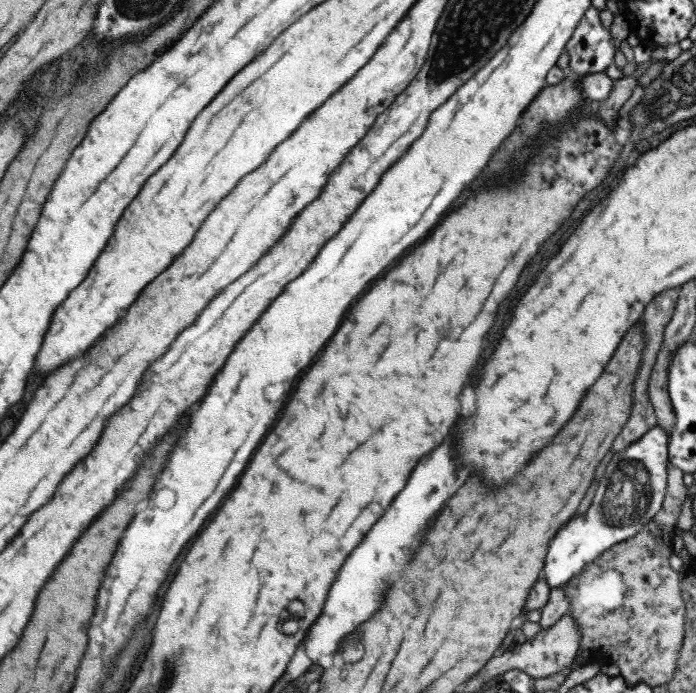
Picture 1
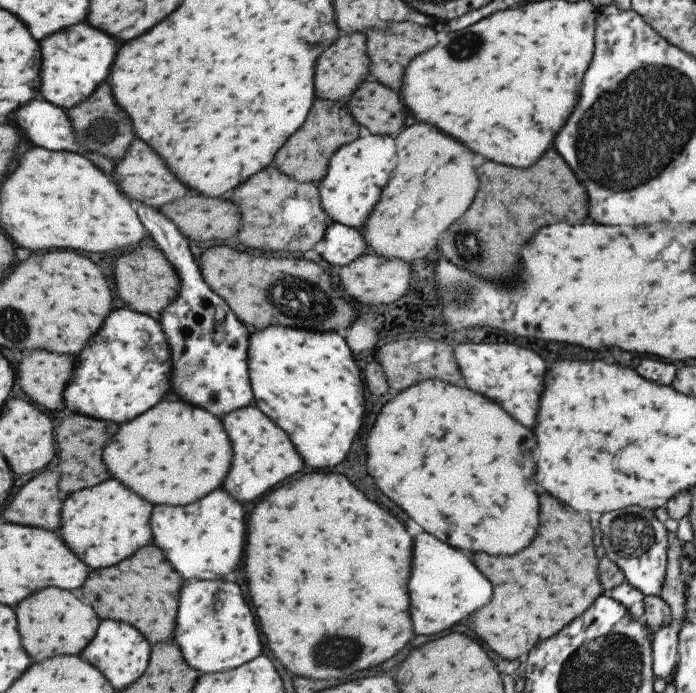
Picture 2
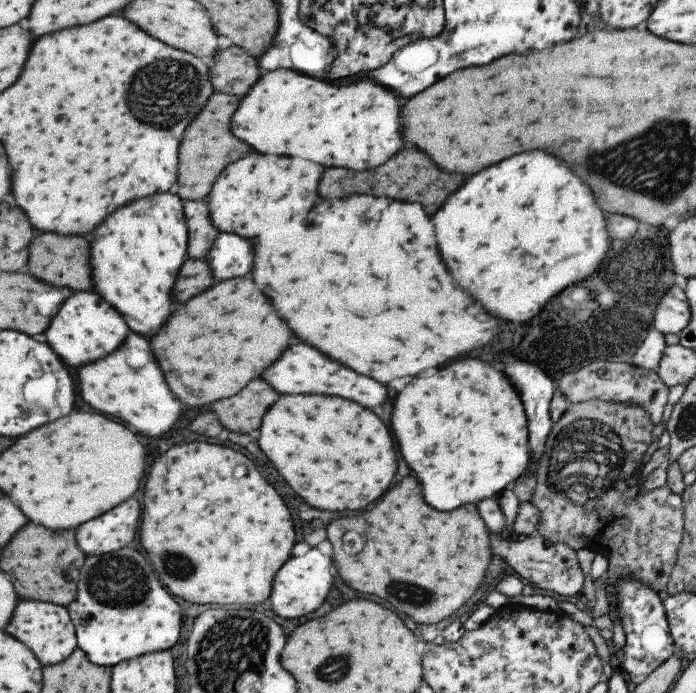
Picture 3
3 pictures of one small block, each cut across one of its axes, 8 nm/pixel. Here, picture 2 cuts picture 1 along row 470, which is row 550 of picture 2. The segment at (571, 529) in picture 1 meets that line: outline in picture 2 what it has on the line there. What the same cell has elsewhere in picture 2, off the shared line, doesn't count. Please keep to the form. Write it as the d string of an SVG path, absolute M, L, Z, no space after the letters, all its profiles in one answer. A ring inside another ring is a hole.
M629 506L619 511L609 511L599 518L601 546L605 556L617 565L624 581L643 594L657 595L665 574L665 550L668 531L648 508Z

